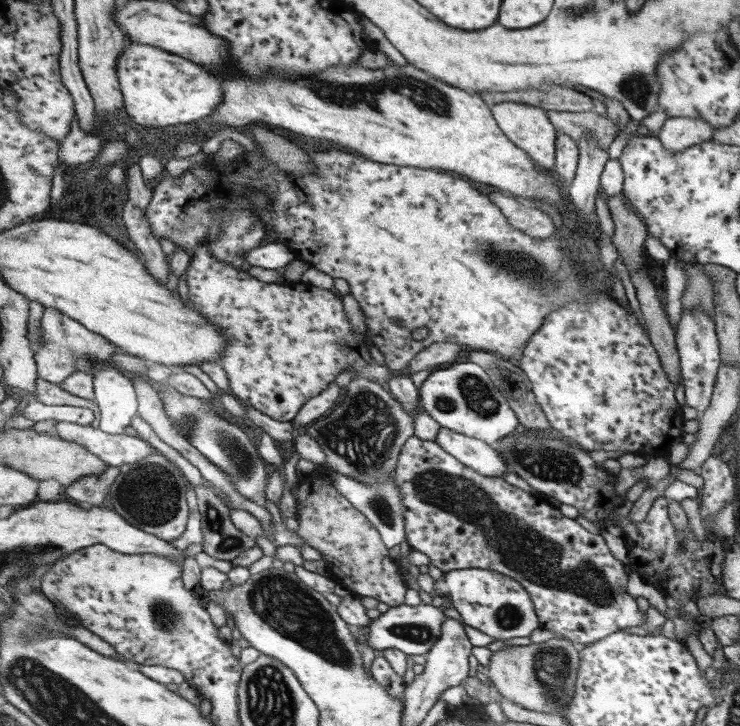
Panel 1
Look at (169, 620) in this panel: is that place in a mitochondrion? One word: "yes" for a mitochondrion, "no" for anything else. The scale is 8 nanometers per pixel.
yes

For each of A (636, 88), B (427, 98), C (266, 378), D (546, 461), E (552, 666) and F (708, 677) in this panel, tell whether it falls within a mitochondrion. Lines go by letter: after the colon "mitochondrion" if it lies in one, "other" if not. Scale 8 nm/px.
A: mitochondrion
B: mitochondrion
C: other
D: mitochondrion
E: mitochondrion
F: other

